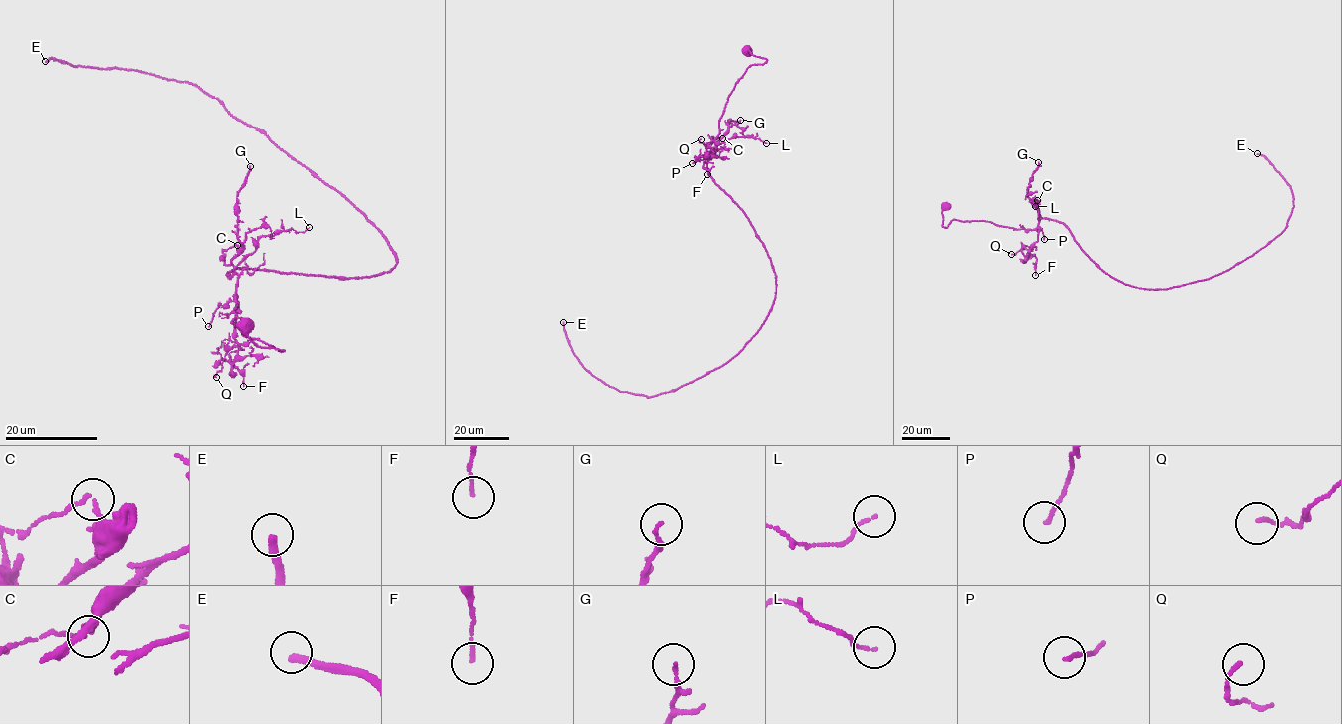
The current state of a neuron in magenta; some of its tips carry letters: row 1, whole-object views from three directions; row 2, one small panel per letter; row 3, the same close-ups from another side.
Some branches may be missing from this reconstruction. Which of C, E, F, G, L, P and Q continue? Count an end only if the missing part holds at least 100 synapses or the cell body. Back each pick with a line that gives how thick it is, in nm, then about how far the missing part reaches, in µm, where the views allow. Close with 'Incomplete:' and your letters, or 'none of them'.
E: Thickness 280 nm. Missing length about 25 µm
Incomplete: E

